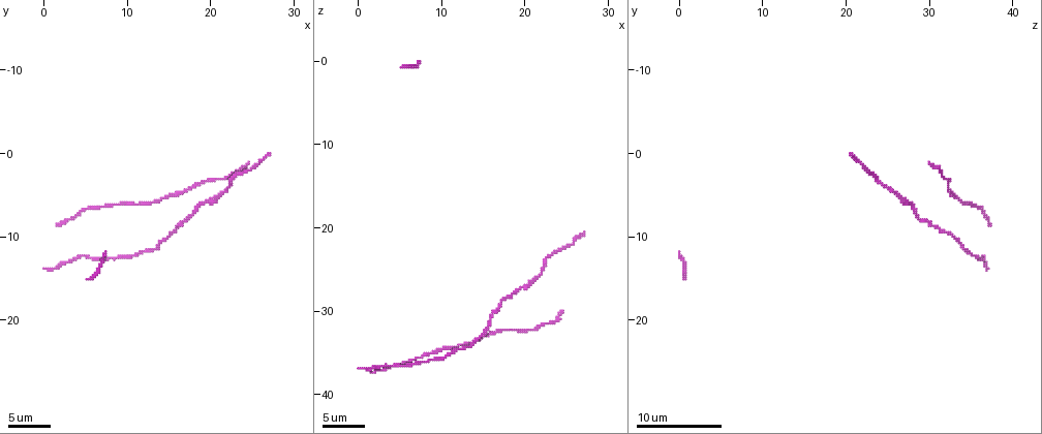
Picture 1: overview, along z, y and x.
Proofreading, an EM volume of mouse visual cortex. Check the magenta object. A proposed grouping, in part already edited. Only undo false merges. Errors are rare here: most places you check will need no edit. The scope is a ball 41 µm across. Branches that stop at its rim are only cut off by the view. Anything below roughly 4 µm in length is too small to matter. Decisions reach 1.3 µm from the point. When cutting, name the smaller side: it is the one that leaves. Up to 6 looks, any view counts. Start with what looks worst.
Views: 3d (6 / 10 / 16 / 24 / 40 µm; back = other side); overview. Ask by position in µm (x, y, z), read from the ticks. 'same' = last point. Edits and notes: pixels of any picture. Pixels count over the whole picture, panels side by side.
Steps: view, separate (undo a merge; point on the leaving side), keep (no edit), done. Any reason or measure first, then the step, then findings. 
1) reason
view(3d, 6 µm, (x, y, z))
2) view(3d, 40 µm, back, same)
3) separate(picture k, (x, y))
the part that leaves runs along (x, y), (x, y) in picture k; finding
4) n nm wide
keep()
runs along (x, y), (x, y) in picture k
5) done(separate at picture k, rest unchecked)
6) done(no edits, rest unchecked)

thick turns thin
view(3d, 10 µm, (19.2, 5.6, 27.4))

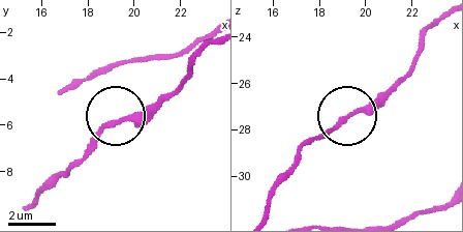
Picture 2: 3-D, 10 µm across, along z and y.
keep()
runs along (192, 65), (168, 92), (139, 114), (116, 122), (70, 168) in picture 2; continuous, no second neuron

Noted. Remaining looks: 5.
a narrow waist
view(3d, 6 µm, (11.0, 12.4, 35.2))

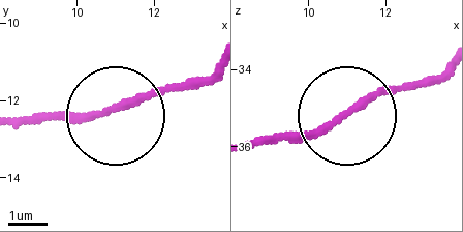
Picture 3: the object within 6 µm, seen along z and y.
170 nm wide
keep()
runs along (214, 71), (105, 111), (17, 121) in picture 3; all the same neuron

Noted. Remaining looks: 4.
view(3d, 16 µm, (16.0, 4.8, 32.4))

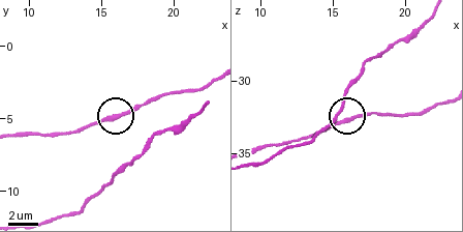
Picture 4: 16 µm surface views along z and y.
keep()
all the same neuron

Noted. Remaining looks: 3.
done(no edits, rest unchecked)

